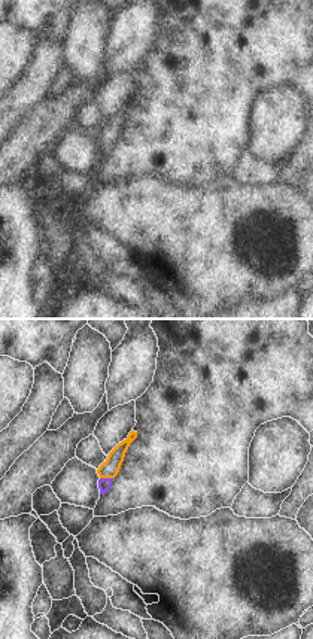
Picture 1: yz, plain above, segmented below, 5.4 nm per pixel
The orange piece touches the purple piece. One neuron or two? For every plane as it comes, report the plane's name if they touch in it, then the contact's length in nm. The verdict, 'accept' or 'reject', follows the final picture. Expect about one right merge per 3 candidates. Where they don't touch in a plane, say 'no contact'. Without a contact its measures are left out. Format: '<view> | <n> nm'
yz | 70 nm

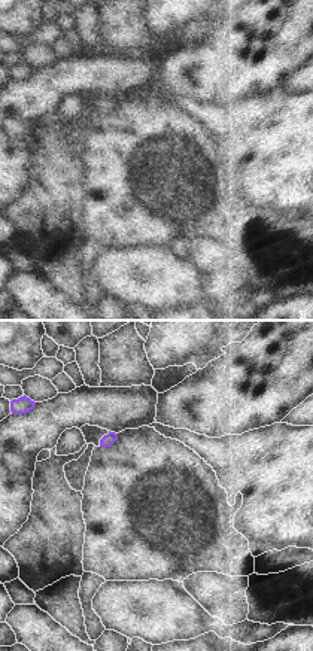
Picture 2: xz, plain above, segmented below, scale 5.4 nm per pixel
no contact

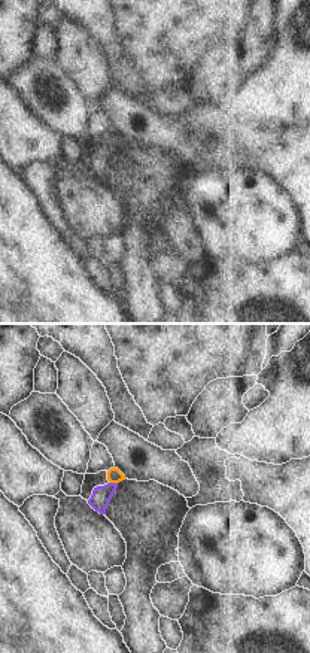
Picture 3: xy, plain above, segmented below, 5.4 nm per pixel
xy | 50 nm

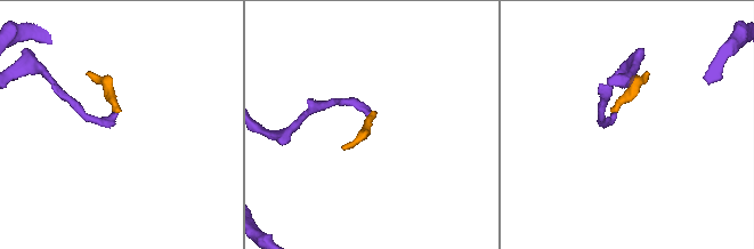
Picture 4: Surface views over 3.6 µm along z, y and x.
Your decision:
accept

